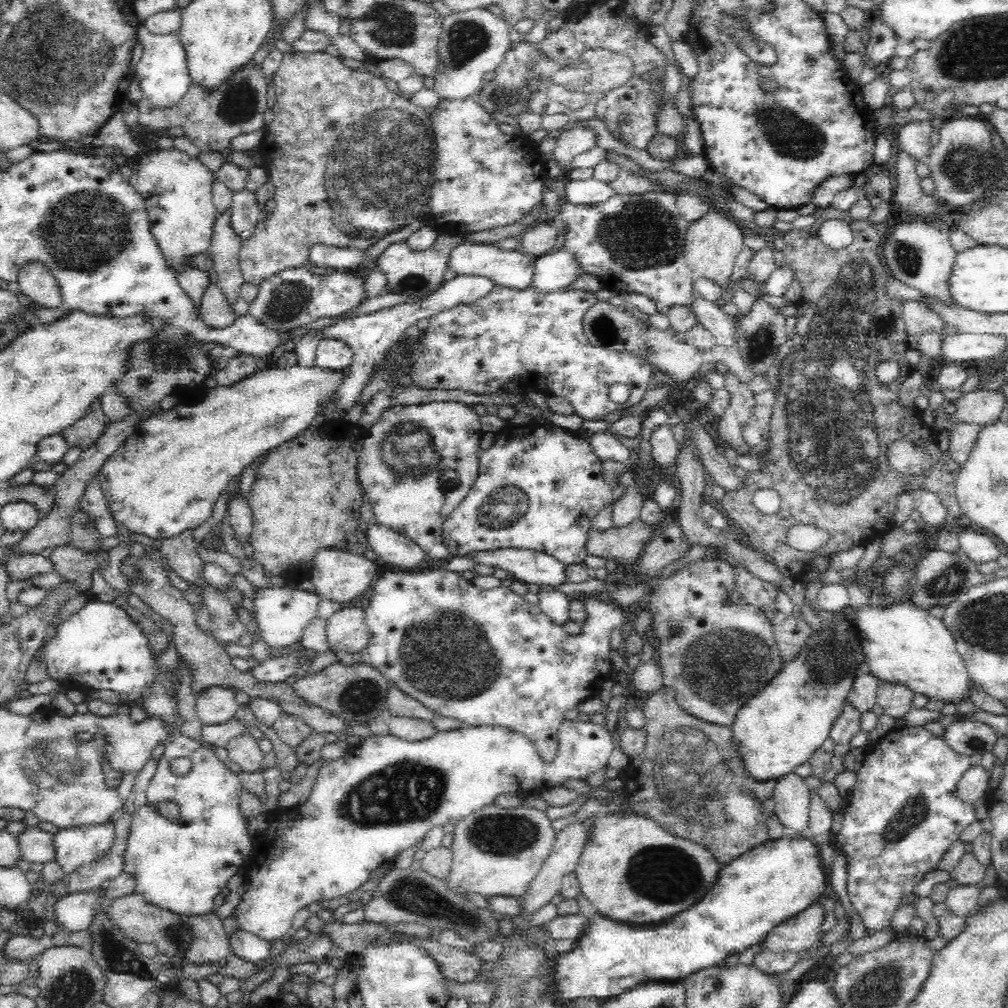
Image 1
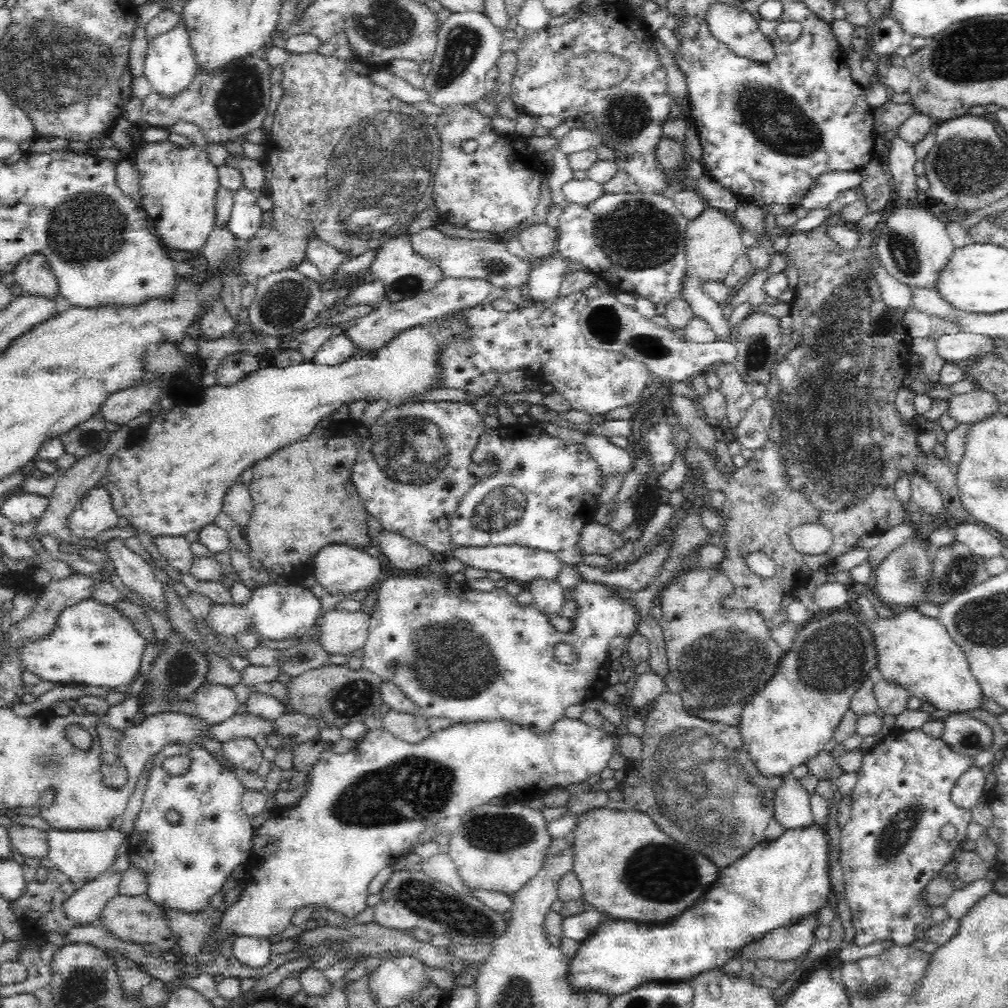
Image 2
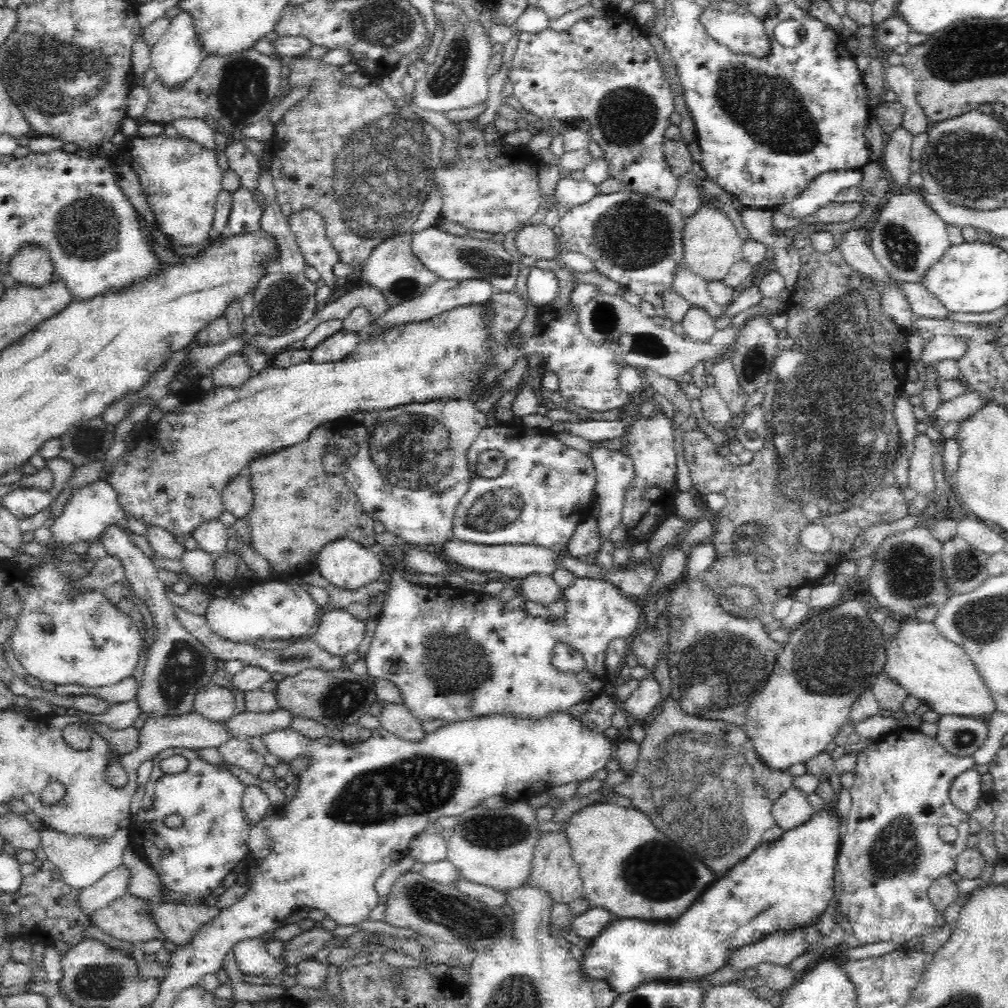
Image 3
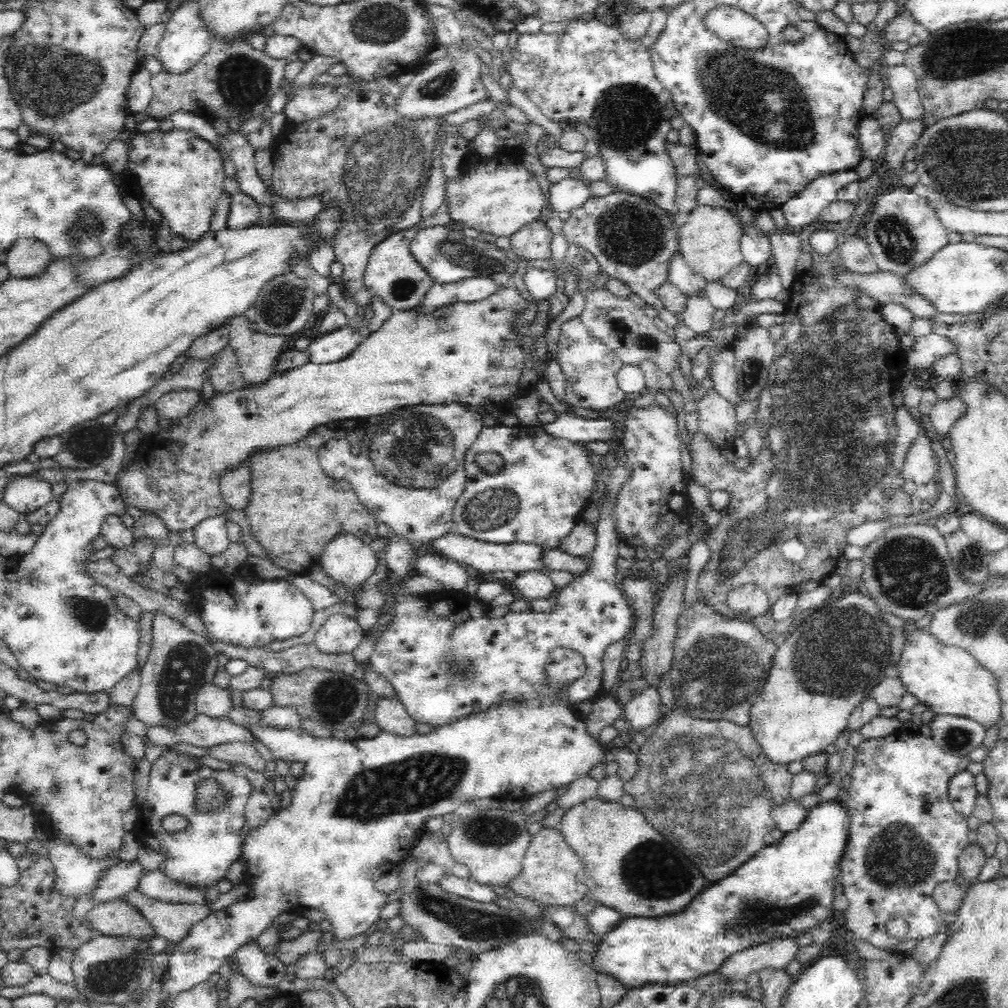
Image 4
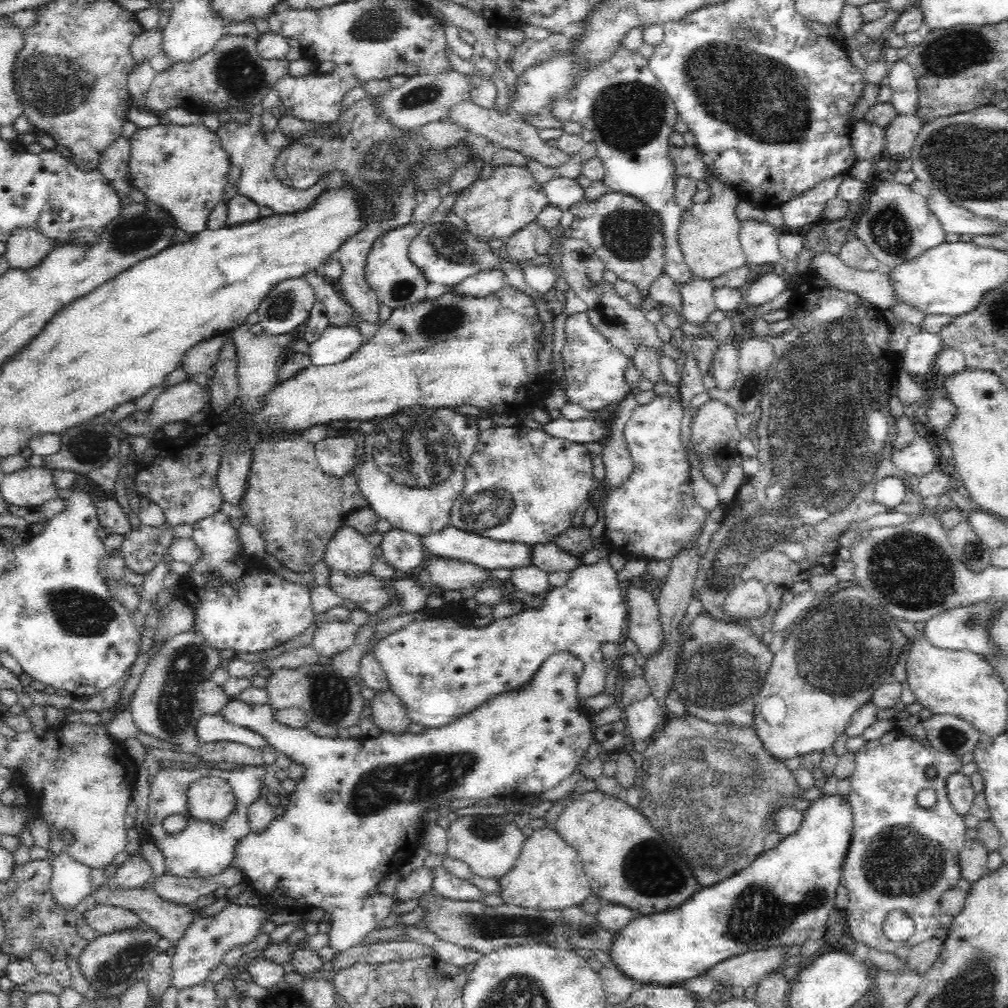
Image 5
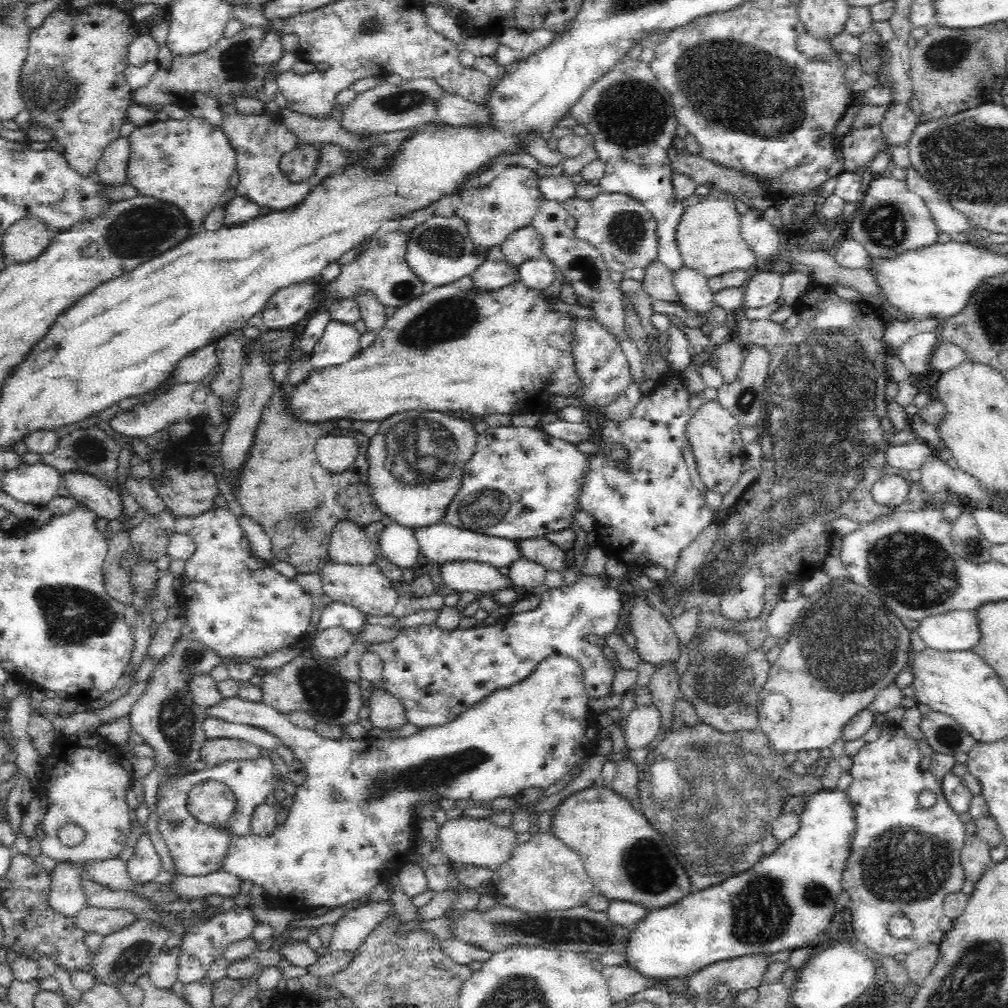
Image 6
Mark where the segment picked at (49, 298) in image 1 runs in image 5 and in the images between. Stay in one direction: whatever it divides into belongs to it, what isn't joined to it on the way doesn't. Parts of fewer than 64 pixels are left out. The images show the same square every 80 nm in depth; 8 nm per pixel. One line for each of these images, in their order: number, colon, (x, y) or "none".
2: (33, 274)
3: (31, 266)
4: (27, 258)
5: (25, 248)

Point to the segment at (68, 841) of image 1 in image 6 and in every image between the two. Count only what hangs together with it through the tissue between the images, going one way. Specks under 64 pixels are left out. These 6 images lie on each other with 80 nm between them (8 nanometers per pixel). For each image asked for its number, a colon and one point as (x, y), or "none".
2: (82, 856)
3: (81, 862)
4: (74, 875)
5: (70, 882)
6: (66, 897)

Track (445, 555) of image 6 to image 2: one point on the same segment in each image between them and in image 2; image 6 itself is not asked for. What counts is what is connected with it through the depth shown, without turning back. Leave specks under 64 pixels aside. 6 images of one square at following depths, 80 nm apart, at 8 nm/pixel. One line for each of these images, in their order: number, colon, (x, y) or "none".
2: (515, 562)
3: (513, 561)
4: (512, 558)
5: (450, 542)

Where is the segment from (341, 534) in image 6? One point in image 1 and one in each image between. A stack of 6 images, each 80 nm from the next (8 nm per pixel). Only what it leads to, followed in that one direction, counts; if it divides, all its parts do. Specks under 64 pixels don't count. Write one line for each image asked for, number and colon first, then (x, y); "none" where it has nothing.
1: (339, 575)
2: (340, 569)
3: (345, 563)
4: (347, 559)
5: (348, 551)

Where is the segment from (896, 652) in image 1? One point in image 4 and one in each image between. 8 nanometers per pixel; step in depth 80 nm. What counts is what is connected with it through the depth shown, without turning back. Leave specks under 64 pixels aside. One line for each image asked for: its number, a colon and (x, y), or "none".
2: (917, 653)
3: (939, 673)
4: (947, 680)

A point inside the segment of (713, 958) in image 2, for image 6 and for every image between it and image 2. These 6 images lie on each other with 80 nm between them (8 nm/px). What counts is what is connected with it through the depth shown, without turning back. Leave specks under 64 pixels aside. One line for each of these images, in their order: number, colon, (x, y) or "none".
3: (790, 882)
4: (784, 890)
5: (787, 891)
6: (785, 901)

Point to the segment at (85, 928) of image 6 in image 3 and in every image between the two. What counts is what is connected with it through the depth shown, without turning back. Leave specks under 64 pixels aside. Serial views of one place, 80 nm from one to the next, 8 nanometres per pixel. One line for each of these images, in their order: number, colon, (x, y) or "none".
3: (127, 919)
4: (115, 917)
5: (105, 920)

